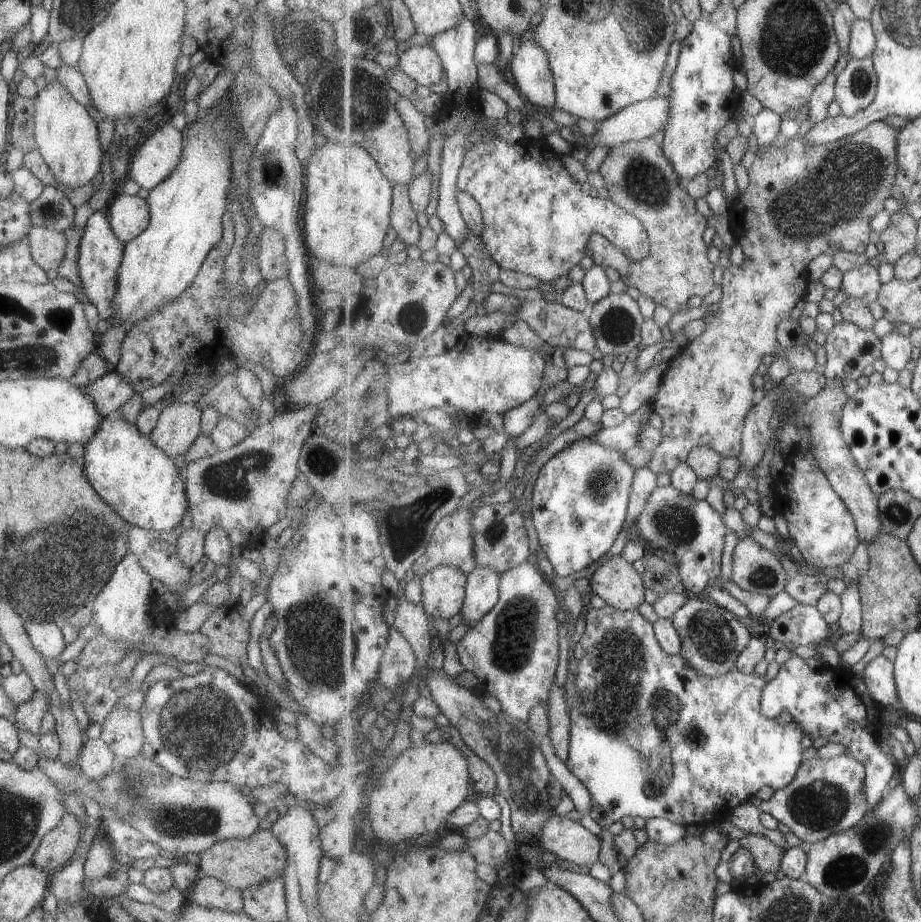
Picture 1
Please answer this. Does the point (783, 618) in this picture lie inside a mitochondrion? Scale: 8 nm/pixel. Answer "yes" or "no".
no

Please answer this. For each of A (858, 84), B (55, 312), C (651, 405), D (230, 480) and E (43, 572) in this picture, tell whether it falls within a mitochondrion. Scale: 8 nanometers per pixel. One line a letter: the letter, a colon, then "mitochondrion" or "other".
A: mitochondrion
B: mitochondrion
C: other
D: mitochondrion
E: mitochondrion

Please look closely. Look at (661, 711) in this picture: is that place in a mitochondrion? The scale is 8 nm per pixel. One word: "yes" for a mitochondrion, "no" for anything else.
yes

